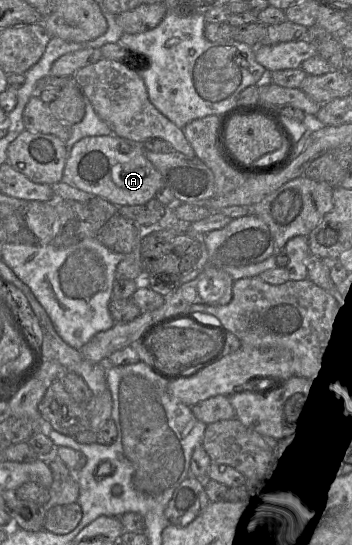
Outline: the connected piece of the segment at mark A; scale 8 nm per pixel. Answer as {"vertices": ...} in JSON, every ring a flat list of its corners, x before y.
{"vertices":[[116,135,90,136,76,142,65,163,62,181,84,192,102,197,117,207,141,205,155,197,156,192,164,187,164,179,154,165,146,158,142,144,134,145,129,153,117,150,121,137]]}

